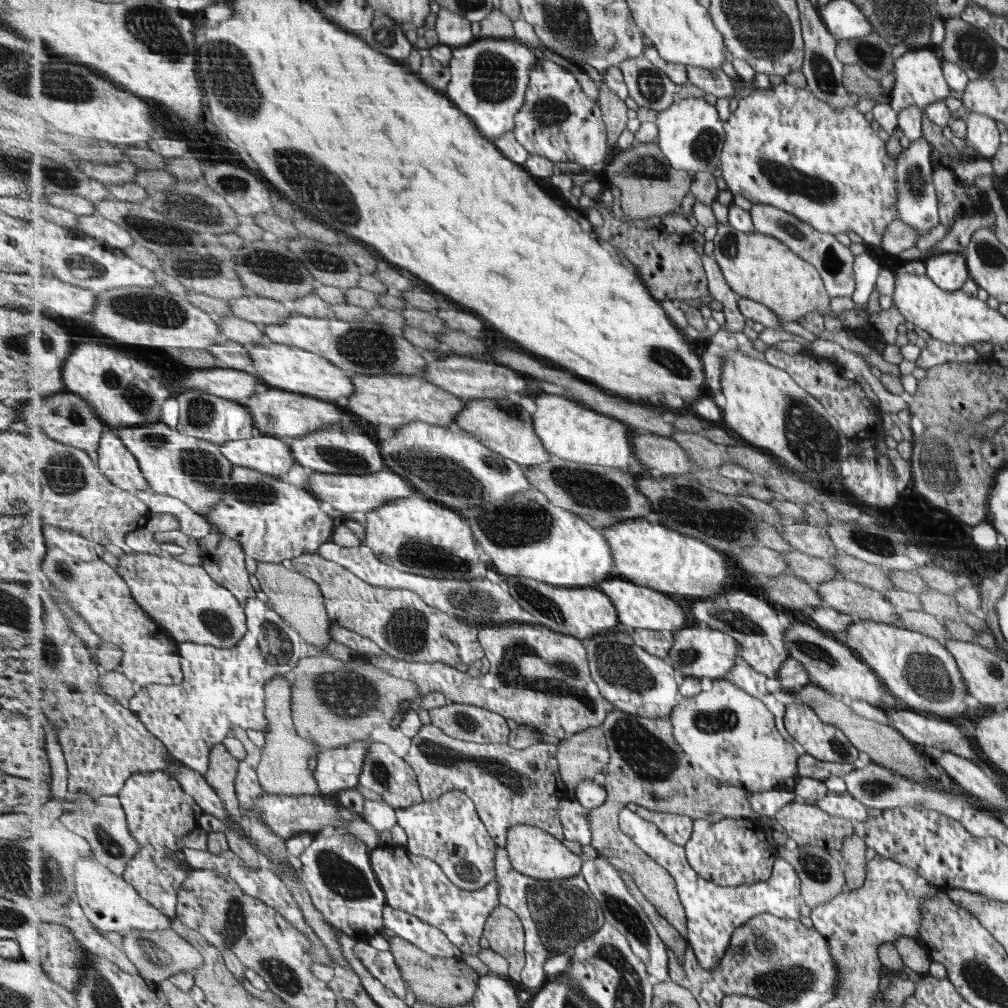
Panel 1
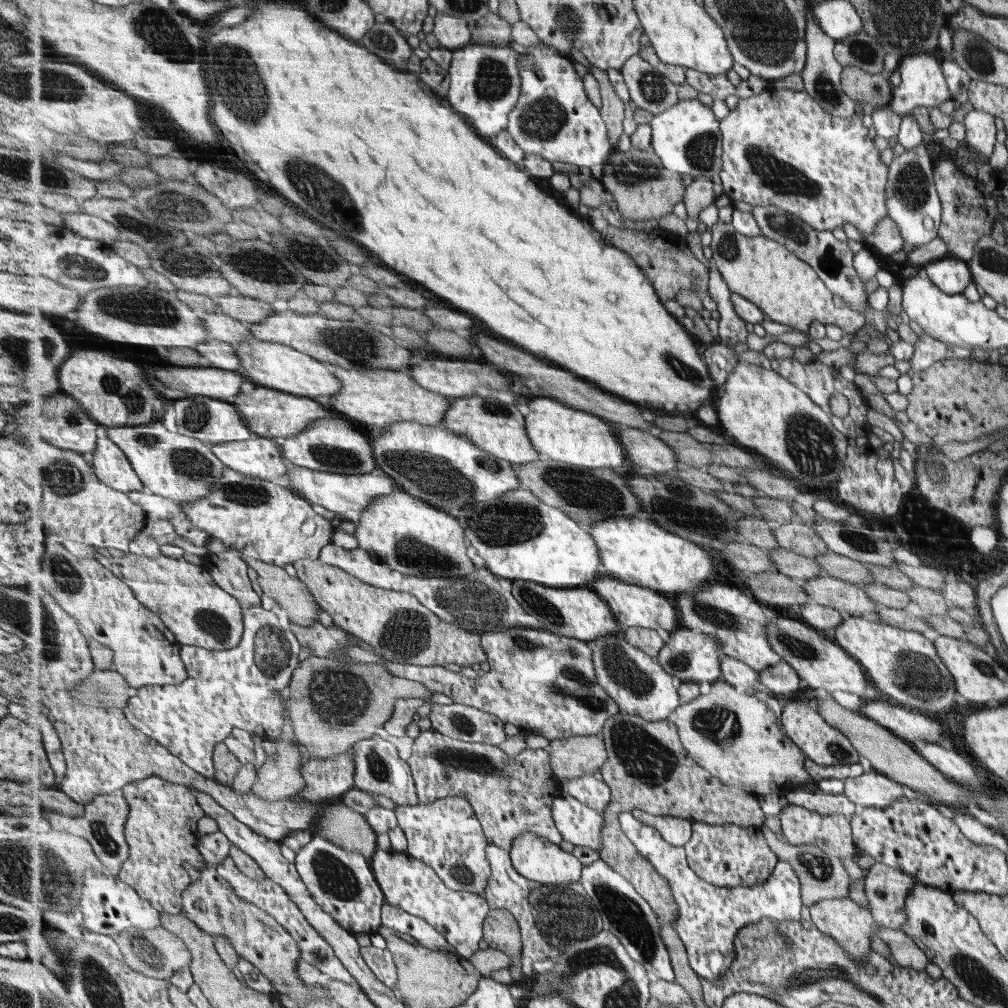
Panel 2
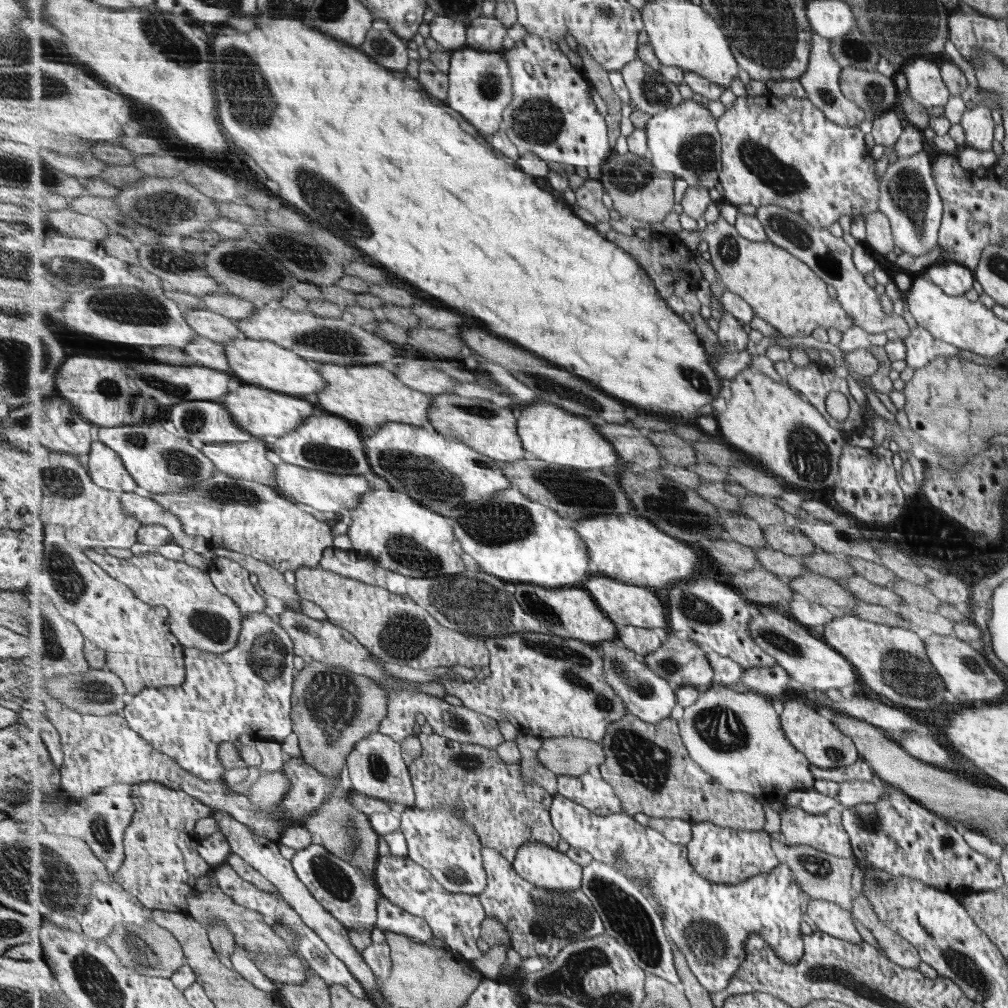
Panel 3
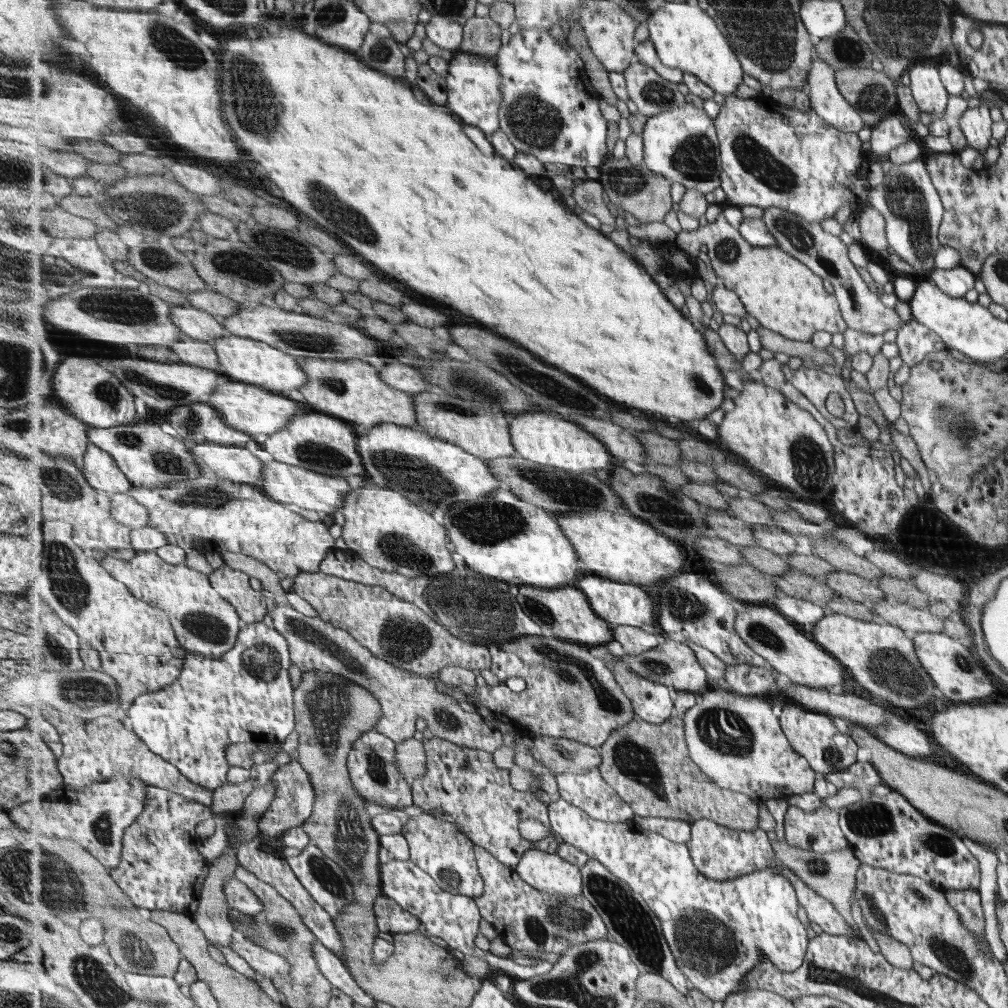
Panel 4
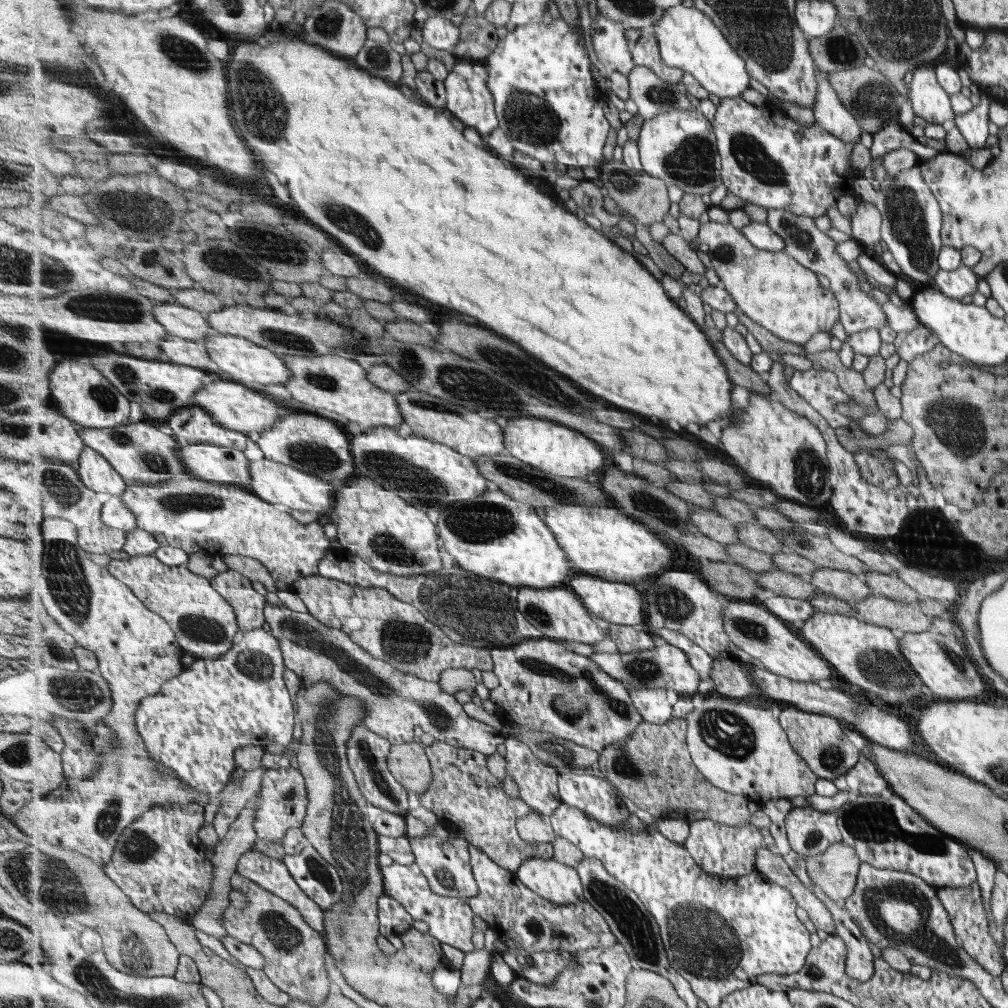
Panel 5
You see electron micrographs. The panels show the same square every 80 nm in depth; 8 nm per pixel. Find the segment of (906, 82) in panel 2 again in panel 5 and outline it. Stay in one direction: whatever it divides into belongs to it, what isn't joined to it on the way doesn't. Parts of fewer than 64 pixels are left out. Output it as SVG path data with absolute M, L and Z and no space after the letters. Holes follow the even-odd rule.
M919 66L912 70L908 96L914 116L928 124L942 124L947 118L954 118L949 108L949 98L935 80L934 69Z

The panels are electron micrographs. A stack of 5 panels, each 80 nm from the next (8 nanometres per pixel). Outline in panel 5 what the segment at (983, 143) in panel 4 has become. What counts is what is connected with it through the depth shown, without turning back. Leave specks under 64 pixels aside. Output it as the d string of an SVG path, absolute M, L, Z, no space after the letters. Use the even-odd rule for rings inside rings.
M981 97L979 104L973 110L954 115L955 127L961 137L966 140L969 150L986 148L988 104L987 98Z

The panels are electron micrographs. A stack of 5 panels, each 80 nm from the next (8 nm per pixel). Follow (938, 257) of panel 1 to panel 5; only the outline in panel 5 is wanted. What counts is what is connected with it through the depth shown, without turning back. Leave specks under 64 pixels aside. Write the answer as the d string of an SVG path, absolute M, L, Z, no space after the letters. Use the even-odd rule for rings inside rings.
M960 264L955 270L938 270L933 277L933 284L949 298L959 299L976 292L977 276L969 267Z

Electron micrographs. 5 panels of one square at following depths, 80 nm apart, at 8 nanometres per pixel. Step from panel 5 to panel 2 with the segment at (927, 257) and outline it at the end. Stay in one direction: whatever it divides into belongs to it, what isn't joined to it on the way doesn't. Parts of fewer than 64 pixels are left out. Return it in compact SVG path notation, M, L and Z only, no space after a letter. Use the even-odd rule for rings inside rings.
M922 145L893 157L891 164L887 166L885 185L887 216L897 226L905 244L918 247L937 237L941 207L934 189L932 169L931 158Z

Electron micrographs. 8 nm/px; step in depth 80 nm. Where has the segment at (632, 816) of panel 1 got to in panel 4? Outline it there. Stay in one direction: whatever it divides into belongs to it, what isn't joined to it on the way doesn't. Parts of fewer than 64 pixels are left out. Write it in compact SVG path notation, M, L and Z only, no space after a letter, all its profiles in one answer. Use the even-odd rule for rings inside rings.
M563 797L549 807L552 830L564 842L586 852L590 859L600 861L645 897L661 919L664 935L676 956L678 967L695 988L719 1007L731 993L741 990L747 972L753 970L765 955L784 971L796 971L806 961L810 939L797 914L800 902L795 885L783 873L767 868L735 880L713 880L695 866L687 843L673 842L665 835L644 829L634 819L625 822L600 821Z

